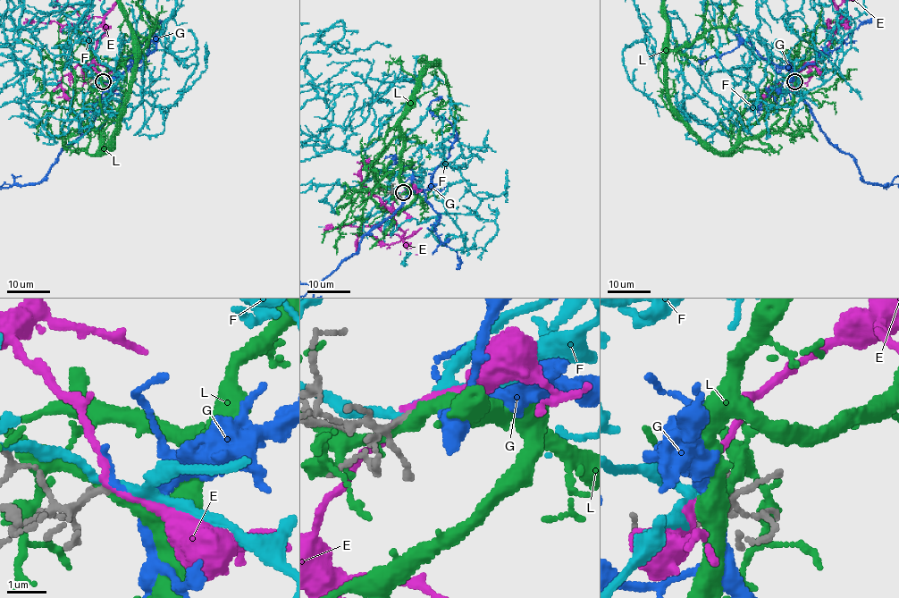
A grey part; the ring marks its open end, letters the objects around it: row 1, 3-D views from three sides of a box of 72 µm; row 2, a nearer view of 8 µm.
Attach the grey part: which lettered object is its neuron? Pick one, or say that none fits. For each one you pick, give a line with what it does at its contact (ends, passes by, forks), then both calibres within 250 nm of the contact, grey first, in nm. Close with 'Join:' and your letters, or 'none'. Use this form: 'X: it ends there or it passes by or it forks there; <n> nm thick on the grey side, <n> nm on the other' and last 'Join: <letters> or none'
Join: none

